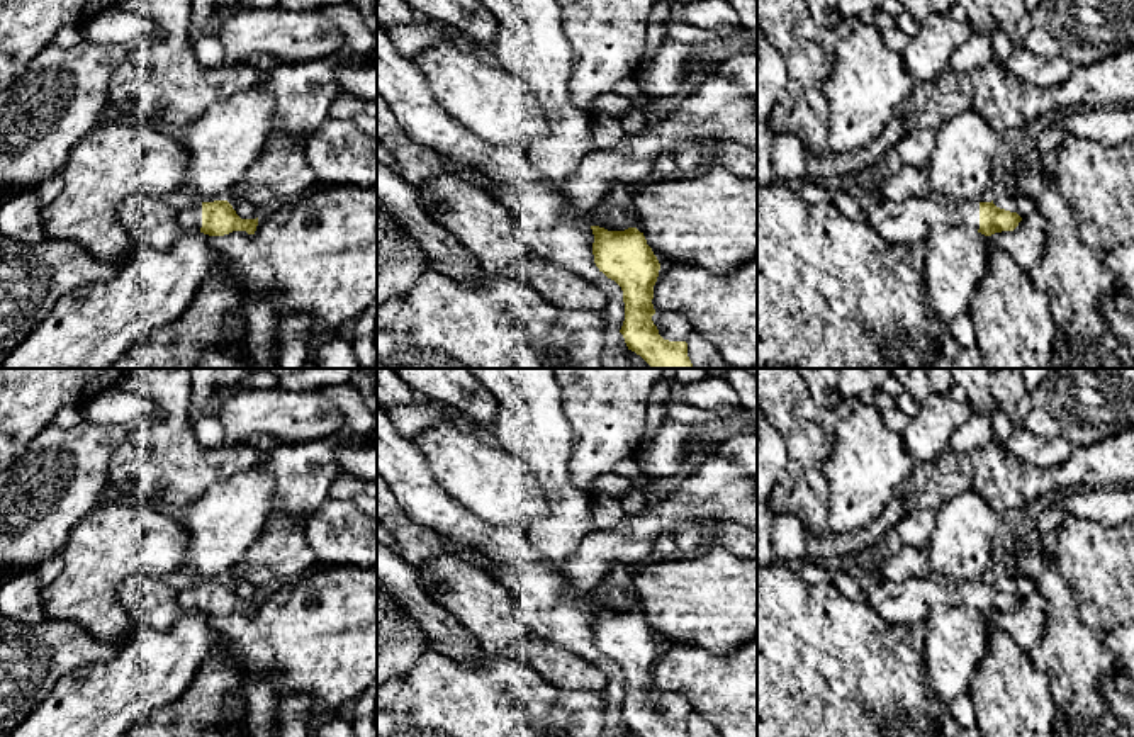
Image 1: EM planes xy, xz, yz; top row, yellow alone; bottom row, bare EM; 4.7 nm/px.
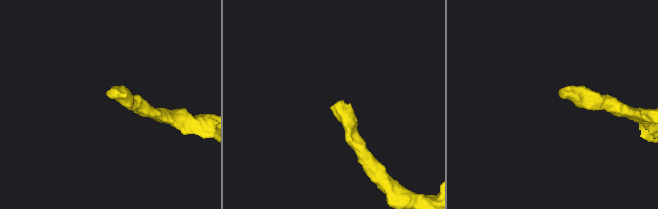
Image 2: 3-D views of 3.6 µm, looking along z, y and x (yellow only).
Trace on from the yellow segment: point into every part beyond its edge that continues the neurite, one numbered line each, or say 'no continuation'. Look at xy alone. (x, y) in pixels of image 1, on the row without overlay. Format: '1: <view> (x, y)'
1: xy (190, 600)

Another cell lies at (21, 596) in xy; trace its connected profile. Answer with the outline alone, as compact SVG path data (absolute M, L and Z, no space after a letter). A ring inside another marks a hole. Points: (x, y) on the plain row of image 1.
M36 569L19 572L0 586L0 613L27 625L46 618Z

